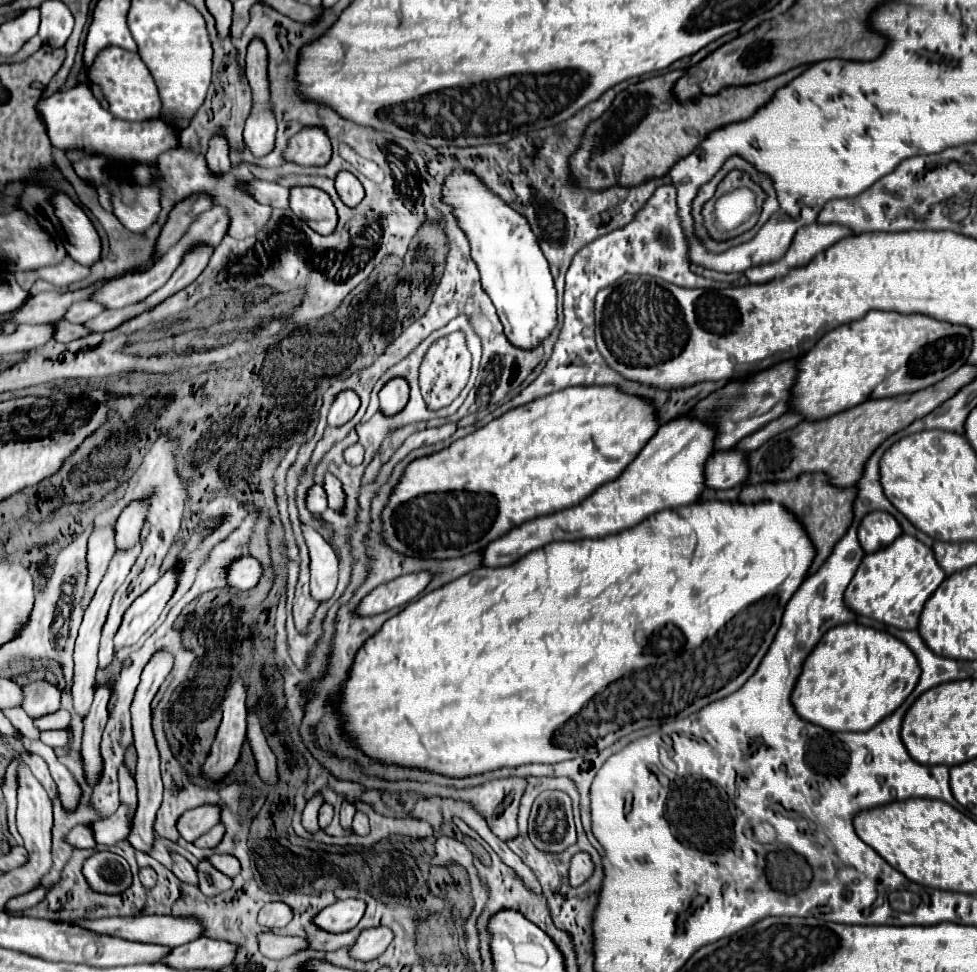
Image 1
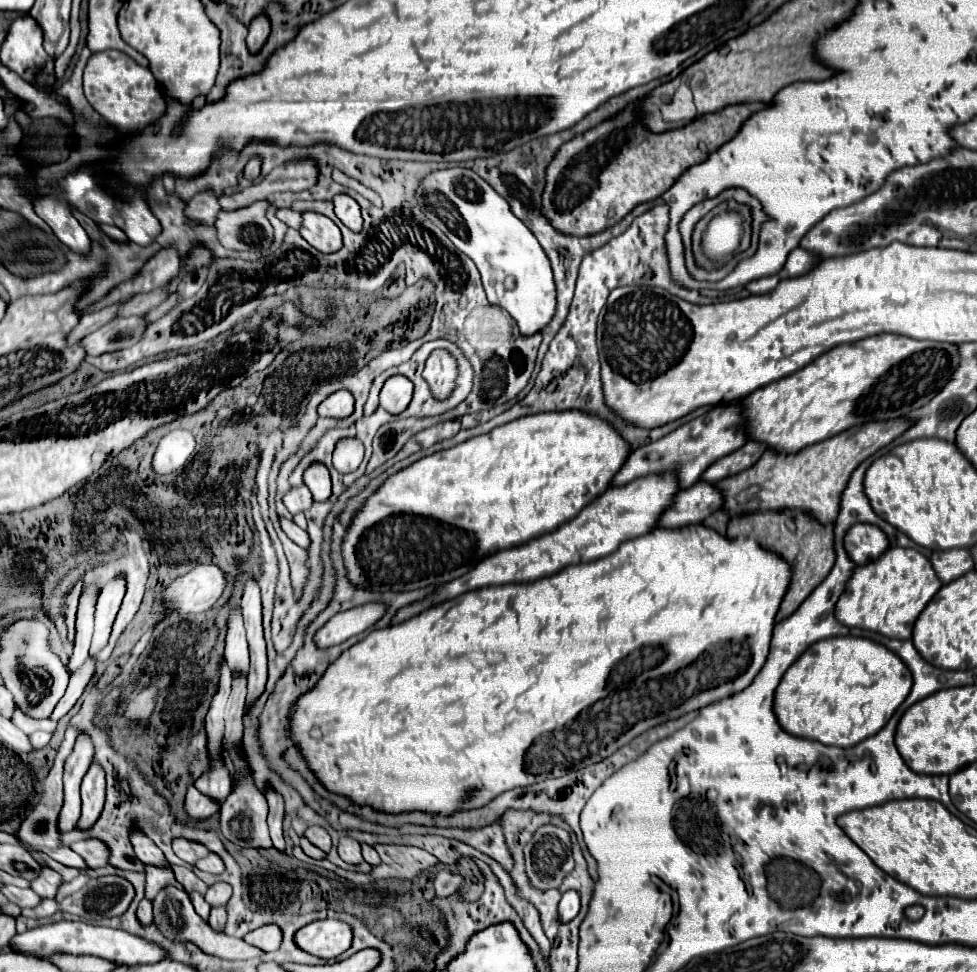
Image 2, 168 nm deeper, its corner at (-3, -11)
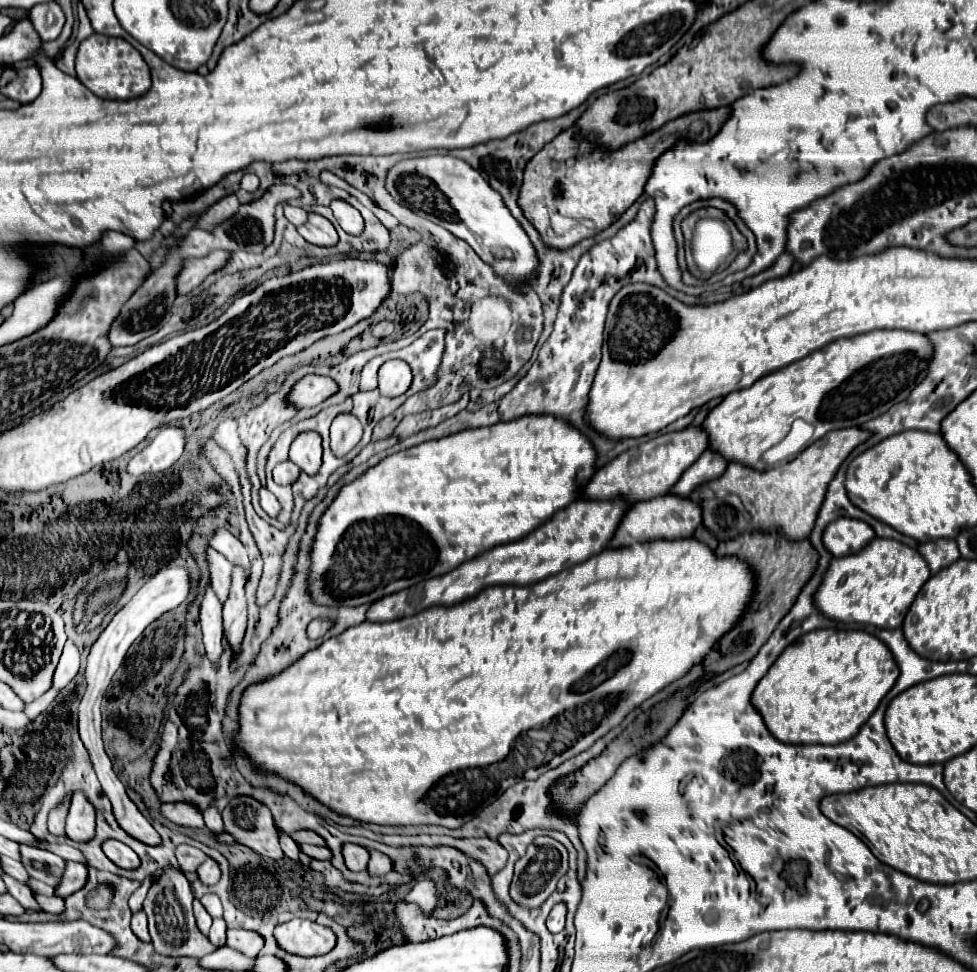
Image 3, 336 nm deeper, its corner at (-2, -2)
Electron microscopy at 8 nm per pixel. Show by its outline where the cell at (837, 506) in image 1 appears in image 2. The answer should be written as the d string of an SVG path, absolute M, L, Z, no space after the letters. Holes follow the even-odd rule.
M782 510L782 512L760 512L760 514L746 514L746 516L736 516L728 522L728 538L750 538L756 540L764 550L774 552L780 558L786 558L792 570L792 582L782 598L780 610L776 614L776 622L792 616L798 606L810 596L810 592L830 574L834 566L834 532L832 524L822 526L808 514L800 510Z

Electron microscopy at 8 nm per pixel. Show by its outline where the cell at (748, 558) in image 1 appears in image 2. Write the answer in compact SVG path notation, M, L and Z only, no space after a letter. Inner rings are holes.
M700 524L676 532L654 528L654 532L620 544L618 552L598 558L596 562L568 566L554 576L528 584L472 590L410 618L408 622L371 631L362 642L344 650L328 666L316 686L292 704L288 716L290 738L318 782L328 792L346 796L352 804L372 806L386 814L420 810L430 816L452 816L460 810L482 808L506 790L564 776L568 768L596 764L648 728L744 690L766 662L772 638L772 616L776 616L776 608L780 608L784 588L788 588L788 568L784 568L776 556L760 552L756 544L748 544L748 540L728 540ZM570 724L580 724L584 730L580 732L580 726L570 730Z

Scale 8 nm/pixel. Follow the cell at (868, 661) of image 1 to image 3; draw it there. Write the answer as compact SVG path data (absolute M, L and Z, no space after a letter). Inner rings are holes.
M819 629L801 635L781 653L781 657L771 665L767 675L755 687L751 701L755 707L759 707L759 713L763 715L767 729L779 741L837 745L857 735L859 727L875 713L877 705L895 685L897 677L899 677L899 667L895 663L893 653L875 635L865 631Z

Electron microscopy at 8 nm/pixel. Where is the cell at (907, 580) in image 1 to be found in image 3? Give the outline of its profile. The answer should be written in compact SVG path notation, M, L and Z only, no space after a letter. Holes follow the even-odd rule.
M875 537L859 553L831 559L831 567L815 593L815 605L825 617L835 619L839 623L865 623L865 625L875 625L881 629L897 629L903 625L903 619L905 619L911 603L915 601L915 595L921 591L923 583L929 577L931 577L931 571L929 571L925 559L919 555L919 551L915 551L903 543L897 543L893 539Z

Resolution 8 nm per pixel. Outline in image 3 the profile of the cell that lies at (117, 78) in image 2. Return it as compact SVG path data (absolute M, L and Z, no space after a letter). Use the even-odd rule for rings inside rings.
M93 33L91 37L87 37L77 53L77 79L97 97L103 99L119 99L119 101L127 101L127 99L135 99L145 95L145 91L151 89L151 75L149 75L149 67L143 61L141 53L127 43L125 39L119 37L103 37Z

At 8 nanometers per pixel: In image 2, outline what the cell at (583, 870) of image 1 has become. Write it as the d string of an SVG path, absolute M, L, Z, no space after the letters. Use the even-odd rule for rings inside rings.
M564 892L560 904L558 904L558 920L562 922L570 922L580 910L580 898L576 896L576 892Z

